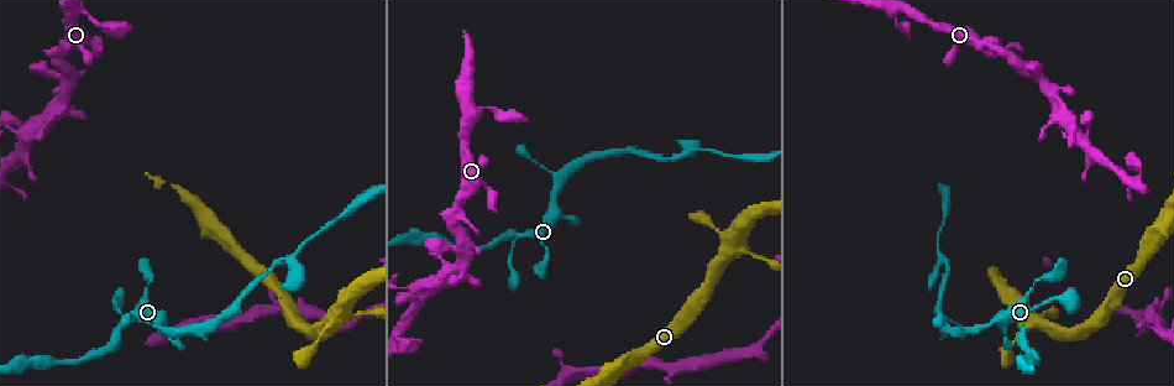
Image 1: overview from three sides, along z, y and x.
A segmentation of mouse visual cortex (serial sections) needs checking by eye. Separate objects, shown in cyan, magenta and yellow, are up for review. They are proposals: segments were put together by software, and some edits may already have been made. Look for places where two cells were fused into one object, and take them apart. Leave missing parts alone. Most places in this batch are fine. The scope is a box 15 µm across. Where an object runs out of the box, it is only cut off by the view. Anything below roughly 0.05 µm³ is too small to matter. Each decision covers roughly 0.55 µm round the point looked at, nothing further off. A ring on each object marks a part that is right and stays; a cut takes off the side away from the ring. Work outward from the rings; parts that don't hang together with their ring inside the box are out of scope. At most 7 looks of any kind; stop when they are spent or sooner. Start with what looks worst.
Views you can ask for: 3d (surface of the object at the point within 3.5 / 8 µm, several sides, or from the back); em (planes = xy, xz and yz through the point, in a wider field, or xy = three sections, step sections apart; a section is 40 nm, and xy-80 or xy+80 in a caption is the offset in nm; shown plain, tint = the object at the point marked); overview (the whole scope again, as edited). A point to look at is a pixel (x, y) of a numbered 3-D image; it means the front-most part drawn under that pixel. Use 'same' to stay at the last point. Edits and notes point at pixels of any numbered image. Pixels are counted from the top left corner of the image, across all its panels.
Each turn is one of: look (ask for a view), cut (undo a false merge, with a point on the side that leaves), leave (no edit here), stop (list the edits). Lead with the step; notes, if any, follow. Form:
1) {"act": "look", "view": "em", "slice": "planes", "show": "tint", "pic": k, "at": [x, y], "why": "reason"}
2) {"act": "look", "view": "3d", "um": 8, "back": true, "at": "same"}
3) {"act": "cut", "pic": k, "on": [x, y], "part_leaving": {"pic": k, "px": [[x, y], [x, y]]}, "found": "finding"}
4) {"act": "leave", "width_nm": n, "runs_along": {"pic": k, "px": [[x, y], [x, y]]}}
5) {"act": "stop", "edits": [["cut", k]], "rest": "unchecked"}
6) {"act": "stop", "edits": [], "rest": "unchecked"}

{"act": "look", "view": "3d", "um": 3.5, "pic": 1, "at": [1021, 325], "why": "three-way junction"}

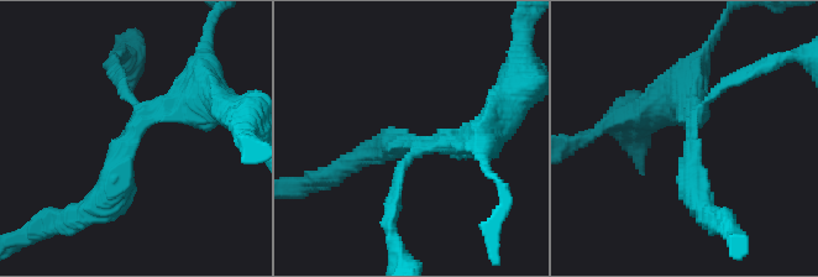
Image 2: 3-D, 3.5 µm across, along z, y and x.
{"act": "look", "view": "em", "slice": "xy", "step": 3, "show": "tint", "pic": 2, "at": [409, 141], "why": "need the tissue"}

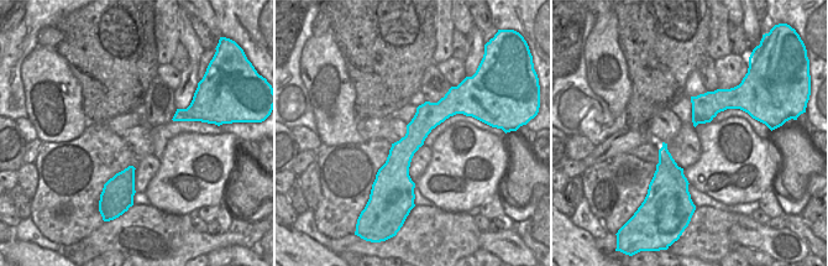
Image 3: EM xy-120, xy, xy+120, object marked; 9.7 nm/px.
{"act": "leave", "arms": 3, "runs_along": {"pic": 2, "px": [[211, 98], [151, 113], [90, 208]]}, "found": "continuous, no second cell"}

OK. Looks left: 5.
{"act": "look", "view": "em", "slice": "xy", "step": 3, "show": "tint", "pic": 1, "at": [725, 238], "why": "sudden change in width"}

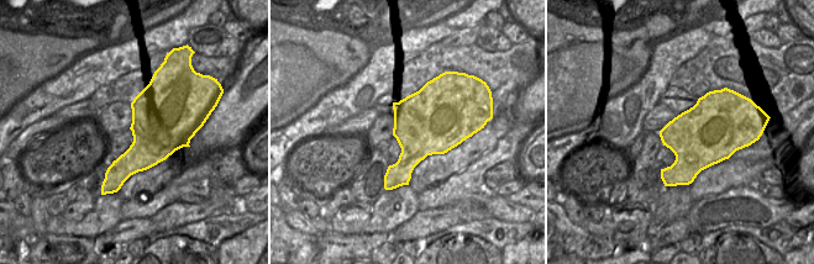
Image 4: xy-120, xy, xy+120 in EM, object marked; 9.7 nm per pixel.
{"act": "look", "view": "3d", "um": 3.5, "at": "same"}

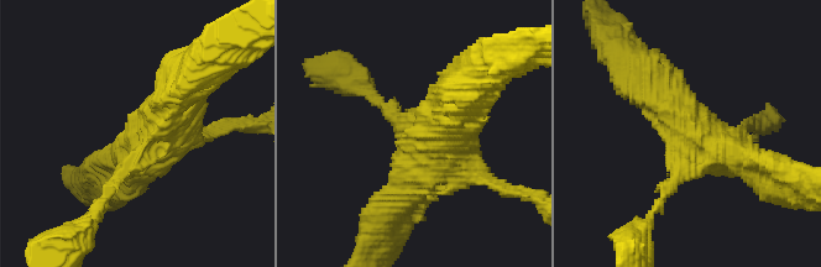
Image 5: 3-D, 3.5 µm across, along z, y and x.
{"act": "leave", "width_nm": 650, "runs_along": {"pic": 5, "px": [[757, 163], [716, 148], [641, 83]]}, "found": "continuous, no second cell"}

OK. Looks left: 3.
{"act": "look", "view": "3d", "um": 8, "pic": 1, "at": [71, 73], "why": "abrupt turn"}

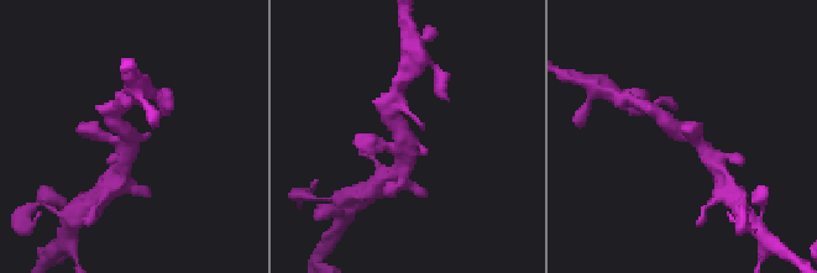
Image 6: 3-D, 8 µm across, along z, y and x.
{"act": "look", "view": "3d", "um": 3.5, "pic": 6, "at": [131, 138]}

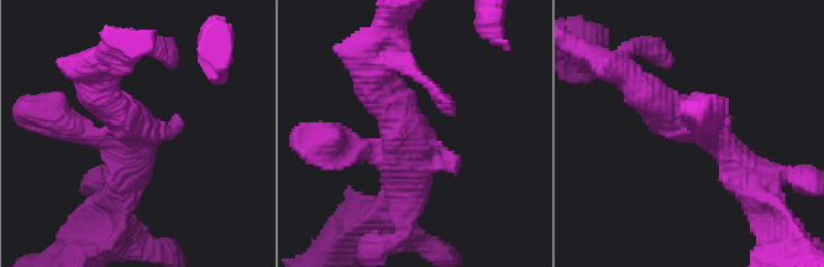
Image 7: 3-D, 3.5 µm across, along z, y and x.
{"act": "look", "view": "em", "slice": "xy", "step": 5, "show": "tint", "pic": 7, "at": [132, 127]}

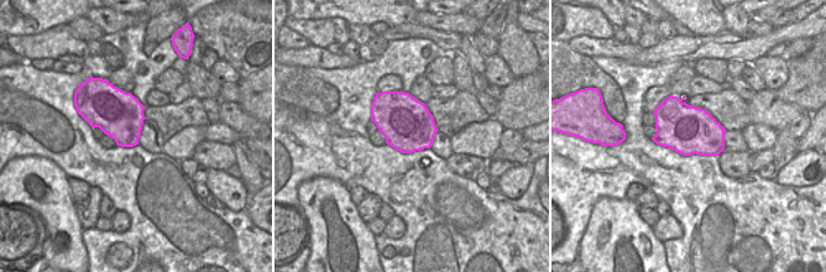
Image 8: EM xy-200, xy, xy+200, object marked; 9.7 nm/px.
{"act": "leave", "runs_along": {"pic": 7, "px": [[641, 89], [714, 135], [759, 192]]}, "found": "continuous, no second cell"}

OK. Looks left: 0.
{"act": "stop", "edits": [], "rest": "unchecked"}

